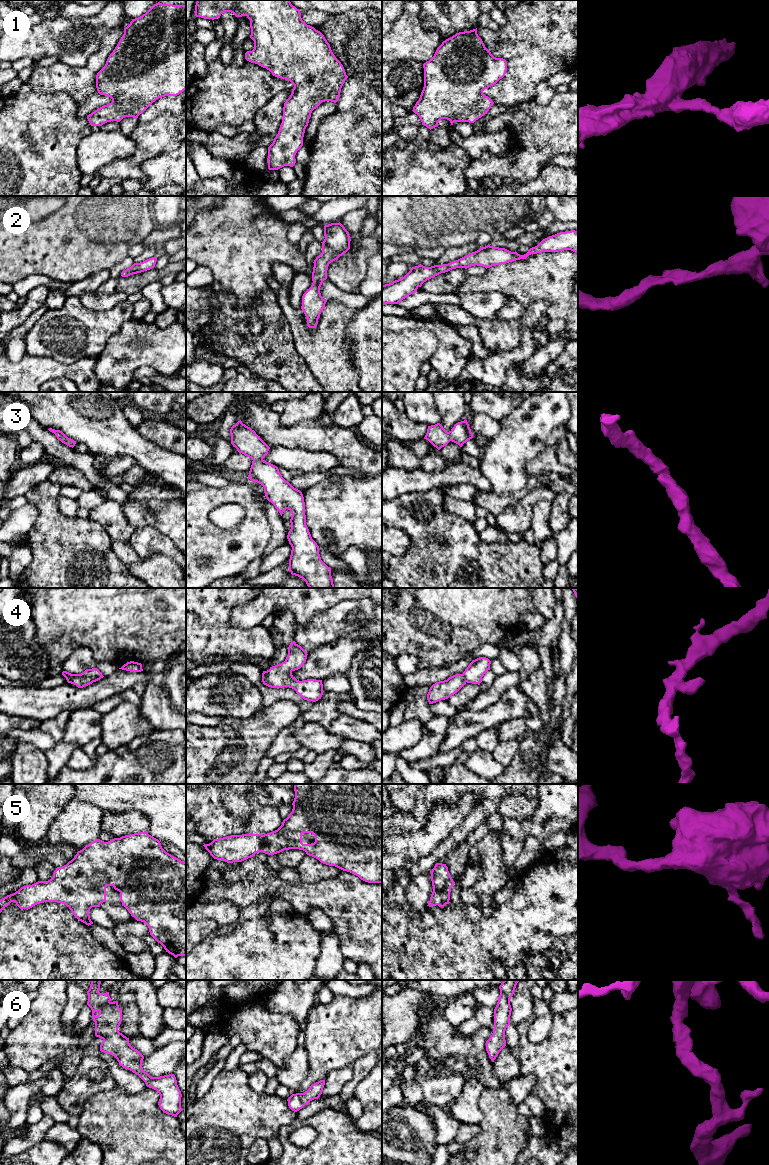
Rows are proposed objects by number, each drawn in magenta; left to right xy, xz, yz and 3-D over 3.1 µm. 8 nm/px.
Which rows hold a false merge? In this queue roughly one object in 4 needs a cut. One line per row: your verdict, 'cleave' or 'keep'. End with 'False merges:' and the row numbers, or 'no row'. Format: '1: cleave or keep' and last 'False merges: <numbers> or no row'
1: keep
2: keep
3: keep
4: keep
5: keep
6: keep
False merges: no row

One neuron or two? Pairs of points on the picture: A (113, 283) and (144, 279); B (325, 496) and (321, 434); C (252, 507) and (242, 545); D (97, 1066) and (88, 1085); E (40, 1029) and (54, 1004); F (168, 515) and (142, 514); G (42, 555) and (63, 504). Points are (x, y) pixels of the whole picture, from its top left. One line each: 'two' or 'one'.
A: one
B: two
C: one
D: one
E: one
F: one
G: two

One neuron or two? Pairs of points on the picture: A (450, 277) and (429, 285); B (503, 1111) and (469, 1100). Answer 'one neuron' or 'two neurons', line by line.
A: one neuron
B: two neurons

